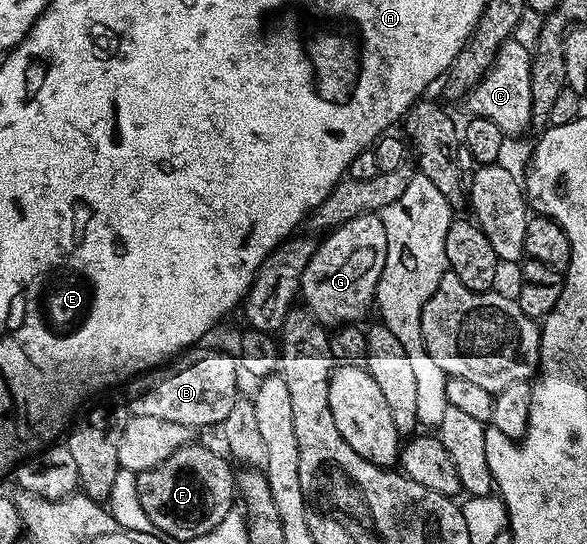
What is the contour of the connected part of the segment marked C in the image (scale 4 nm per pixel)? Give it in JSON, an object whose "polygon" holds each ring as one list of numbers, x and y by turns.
{"polygon":[[514,40,505,41,500,47,500,51,496,55,496,59,492,63,492,67,484,76,476,83,476,87,472,87,470,92,464,98,467,114,470,117,483,117,484,119,492,119,492,123,496,123,496,127,500,127,500,131,507,138,518,137,526,128,531,128,534,116,532,115,532,53,531,50,520,47,520,43]]}

